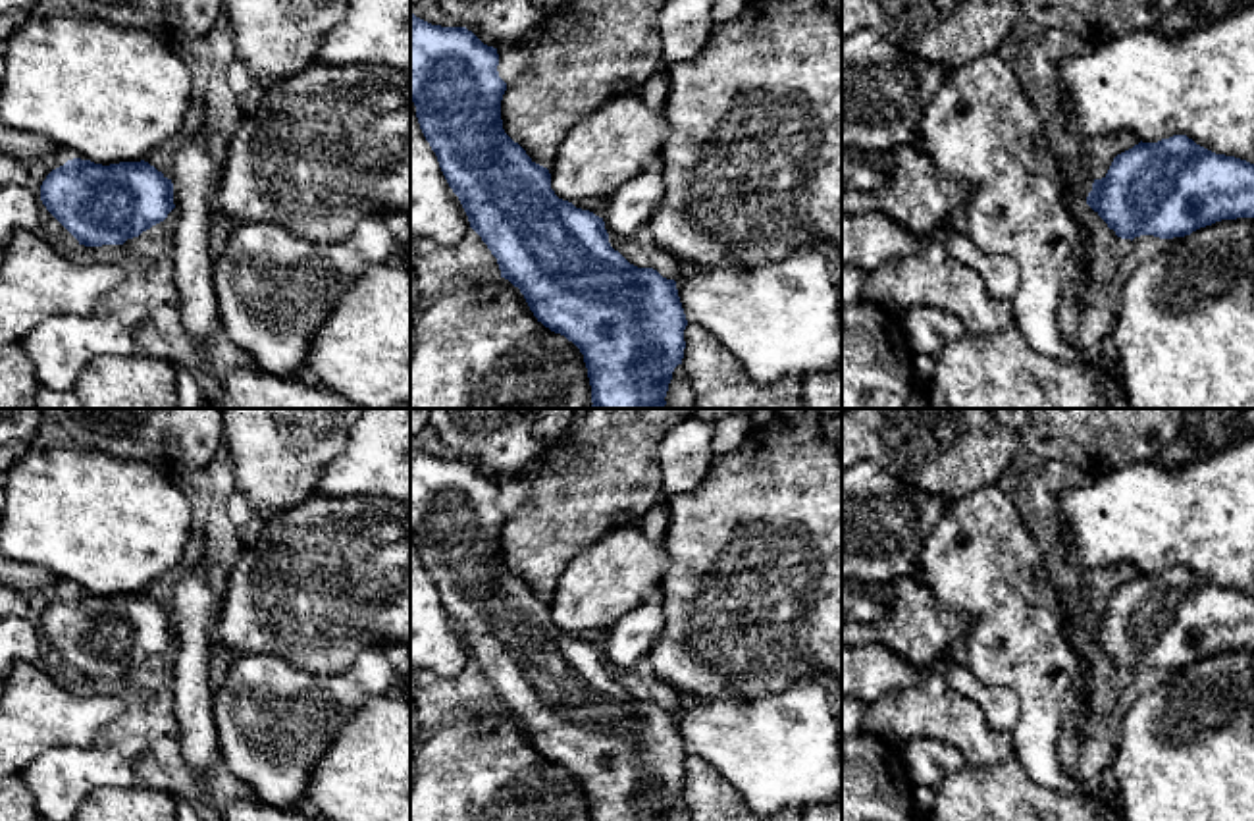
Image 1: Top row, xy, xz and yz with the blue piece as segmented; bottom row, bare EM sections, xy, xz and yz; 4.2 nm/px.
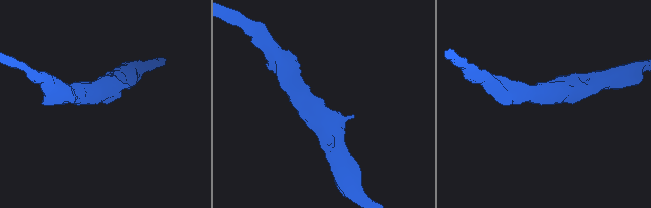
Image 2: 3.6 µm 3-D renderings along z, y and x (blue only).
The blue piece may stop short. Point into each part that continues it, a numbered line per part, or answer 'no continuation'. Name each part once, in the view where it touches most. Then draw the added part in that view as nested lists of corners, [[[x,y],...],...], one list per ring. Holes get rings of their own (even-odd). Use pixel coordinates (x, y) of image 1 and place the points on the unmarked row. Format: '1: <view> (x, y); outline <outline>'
no continuation

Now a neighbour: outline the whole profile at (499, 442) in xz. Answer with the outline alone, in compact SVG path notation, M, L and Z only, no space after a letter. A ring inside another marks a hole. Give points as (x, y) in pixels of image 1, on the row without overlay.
M431 409L430 426L483 476L520 474L547 443L532 432L536 409Z

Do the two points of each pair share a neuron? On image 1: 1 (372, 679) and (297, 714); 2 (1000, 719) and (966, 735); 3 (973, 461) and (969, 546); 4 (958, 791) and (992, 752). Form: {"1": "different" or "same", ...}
{"1": "same", "2": "different", "3": "different", "4": "different"}

